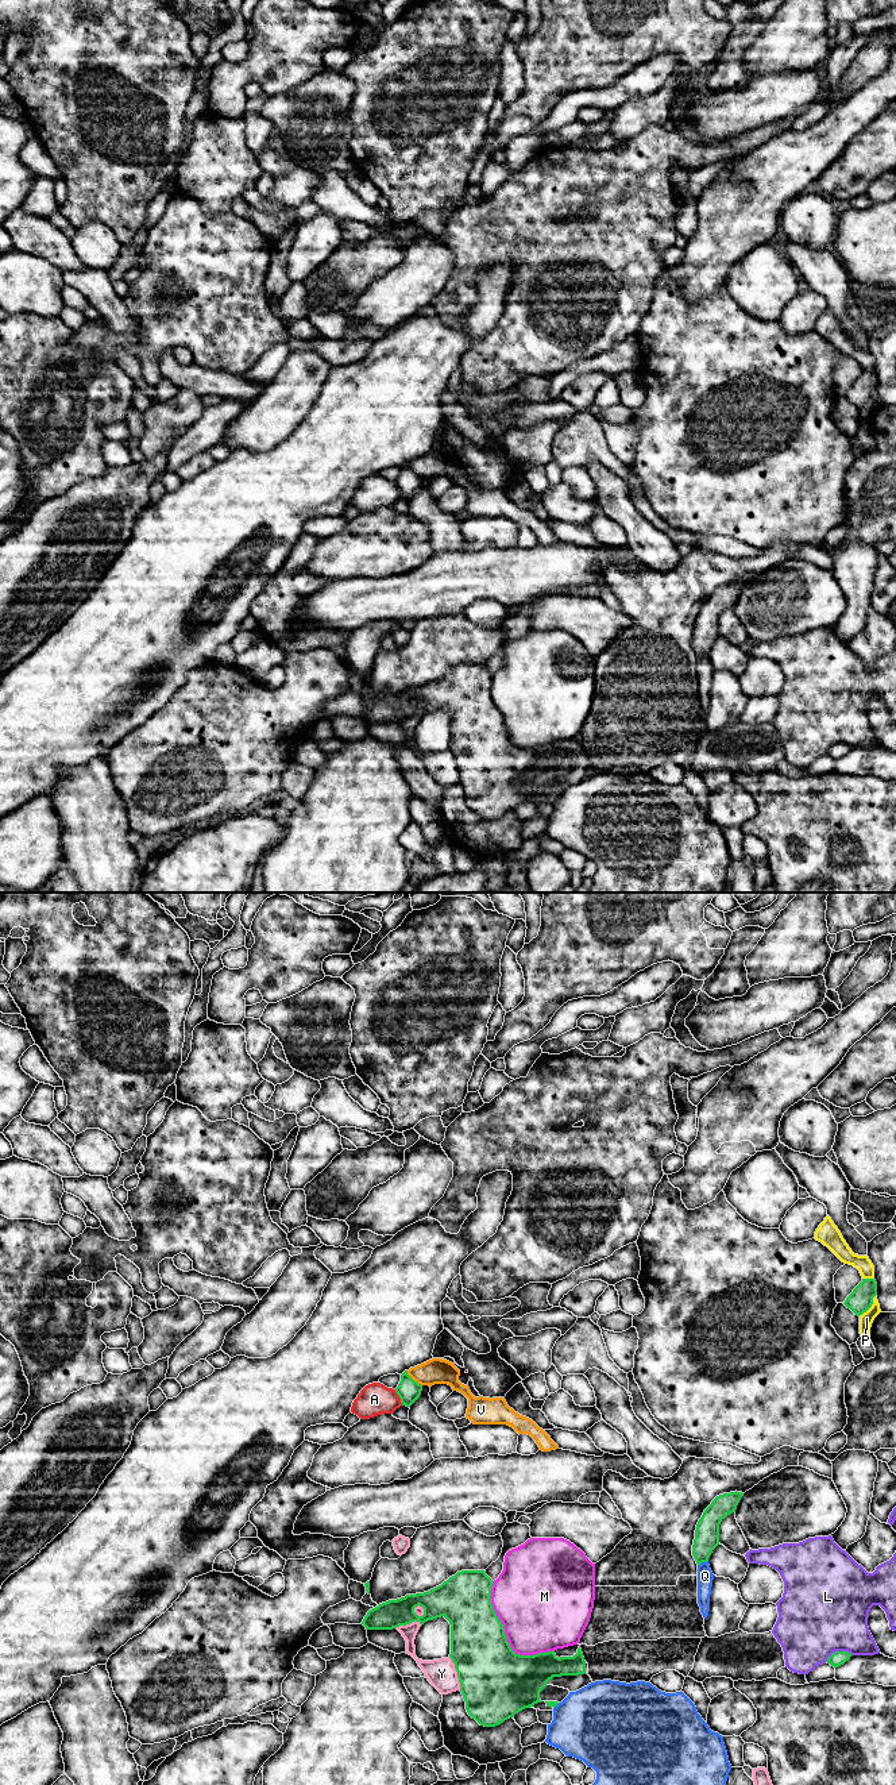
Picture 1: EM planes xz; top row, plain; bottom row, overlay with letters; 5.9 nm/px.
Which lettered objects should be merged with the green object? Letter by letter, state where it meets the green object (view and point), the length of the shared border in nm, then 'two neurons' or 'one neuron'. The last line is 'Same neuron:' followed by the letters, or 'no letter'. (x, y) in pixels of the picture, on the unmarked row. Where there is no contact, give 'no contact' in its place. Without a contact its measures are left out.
A: contact xz (400, 490); length 110 nm; two neurons
L: contact xz (838, 744); length 170 nm; two neurons
M: contact xz (505, 729); length 550 nm; two neurons
P: contact xz (871, 398); length 170 nm; two neurons
Q: contact xz (702, 654); length 70 nm; two neurons
V: contact xz (412, 471); length 130 nm; two neurons
Y: contact xz (458, 766); length 220 nm; two neurons
Same neuron: no letter

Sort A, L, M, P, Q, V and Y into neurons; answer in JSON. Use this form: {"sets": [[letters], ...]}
{"sets": [["A"], ["L"], ["M"], ["P"], ["Q"], ["V"], ["Y"]]}

